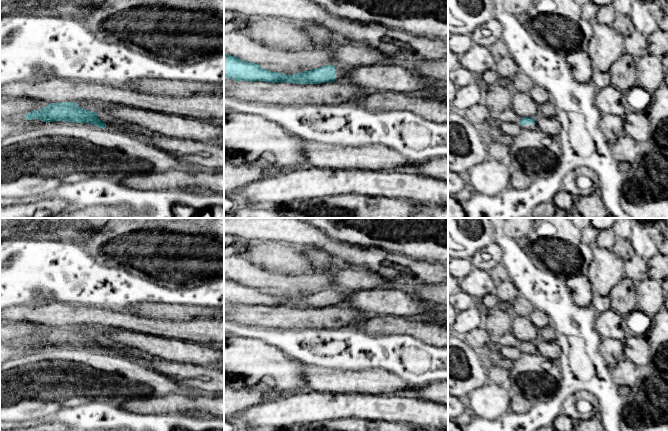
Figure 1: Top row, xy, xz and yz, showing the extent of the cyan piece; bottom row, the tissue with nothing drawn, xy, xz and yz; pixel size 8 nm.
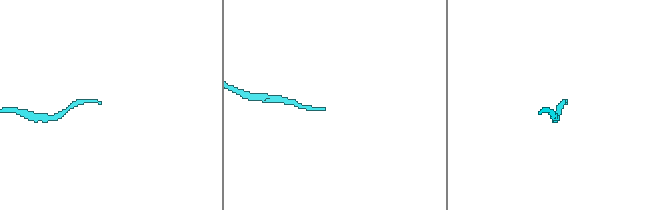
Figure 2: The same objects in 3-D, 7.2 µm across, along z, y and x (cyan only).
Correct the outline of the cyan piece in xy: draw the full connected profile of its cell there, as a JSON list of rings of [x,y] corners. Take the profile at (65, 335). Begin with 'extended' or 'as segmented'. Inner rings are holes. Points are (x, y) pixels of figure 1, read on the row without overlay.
extended | [[[73,326],[51,327],[44,332],[34,334],[24,339],[28,344],[39,343],[43,346],[66,345],[73,347],[89,347],[109,355],[127,357],[123,352],[102,346],[96,336],[85,334]]]

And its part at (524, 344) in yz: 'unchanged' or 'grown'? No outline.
grown

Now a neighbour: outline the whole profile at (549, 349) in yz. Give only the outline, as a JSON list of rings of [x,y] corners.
[[[538,337],[534,341],[535,347],[537,348],[538,354],[551,360],[555,361],[560,356],[560,348],[555,341],[547,341],[542,337]]]

